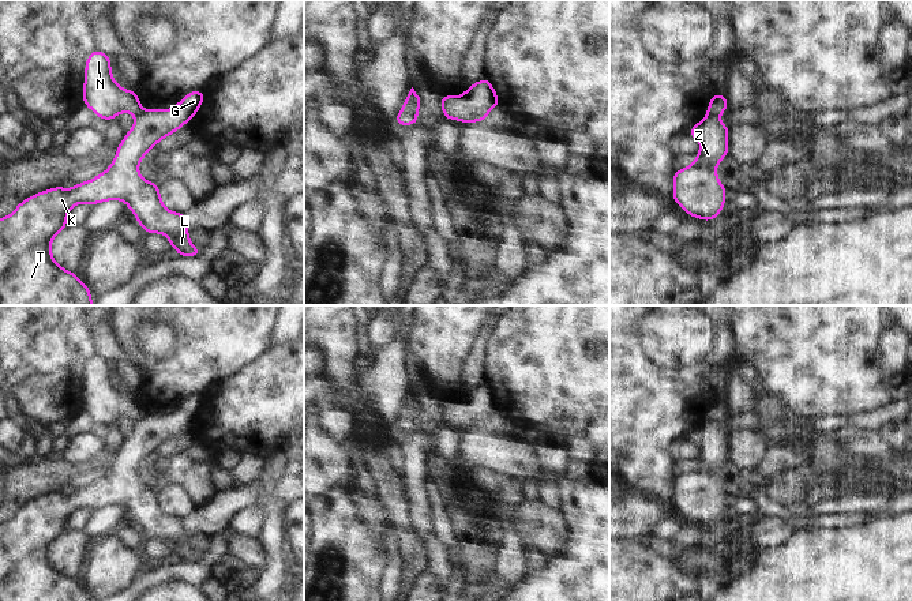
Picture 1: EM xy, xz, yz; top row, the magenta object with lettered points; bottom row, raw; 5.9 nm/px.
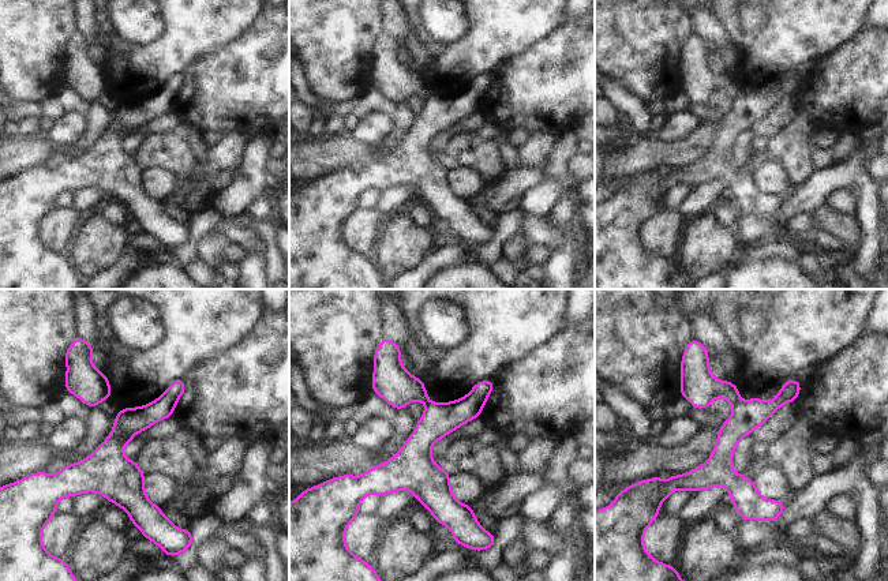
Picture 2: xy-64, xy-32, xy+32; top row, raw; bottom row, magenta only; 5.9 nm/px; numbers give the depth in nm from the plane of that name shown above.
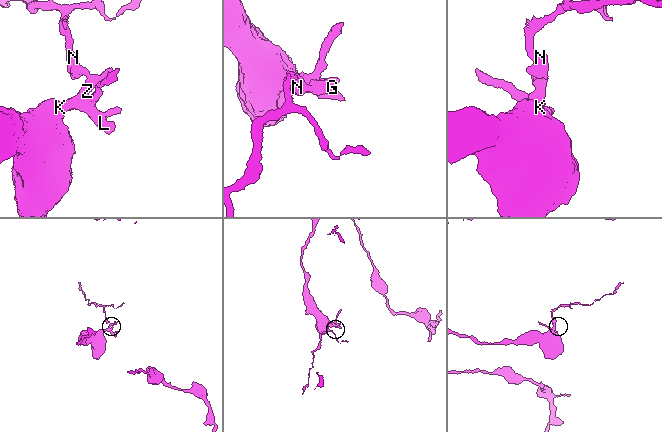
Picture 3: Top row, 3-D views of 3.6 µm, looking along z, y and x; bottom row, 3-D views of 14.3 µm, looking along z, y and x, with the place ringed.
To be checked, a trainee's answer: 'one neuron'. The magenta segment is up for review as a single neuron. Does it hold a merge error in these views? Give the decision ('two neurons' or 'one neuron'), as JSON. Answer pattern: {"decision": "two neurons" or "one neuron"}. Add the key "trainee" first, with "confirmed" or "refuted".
{"trainee": "refuted", "decision": "two neurons"}

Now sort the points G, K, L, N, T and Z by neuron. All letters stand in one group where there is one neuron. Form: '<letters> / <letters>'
G K L T Z / N

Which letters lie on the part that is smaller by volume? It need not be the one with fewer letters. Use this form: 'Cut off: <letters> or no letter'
Cut off: N

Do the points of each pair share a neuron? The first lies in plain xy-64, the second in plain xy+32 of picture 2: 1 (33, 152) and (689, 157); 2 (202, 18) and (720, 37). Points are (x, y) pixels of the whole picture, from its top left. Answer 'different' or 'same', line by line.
1: same
2: different

